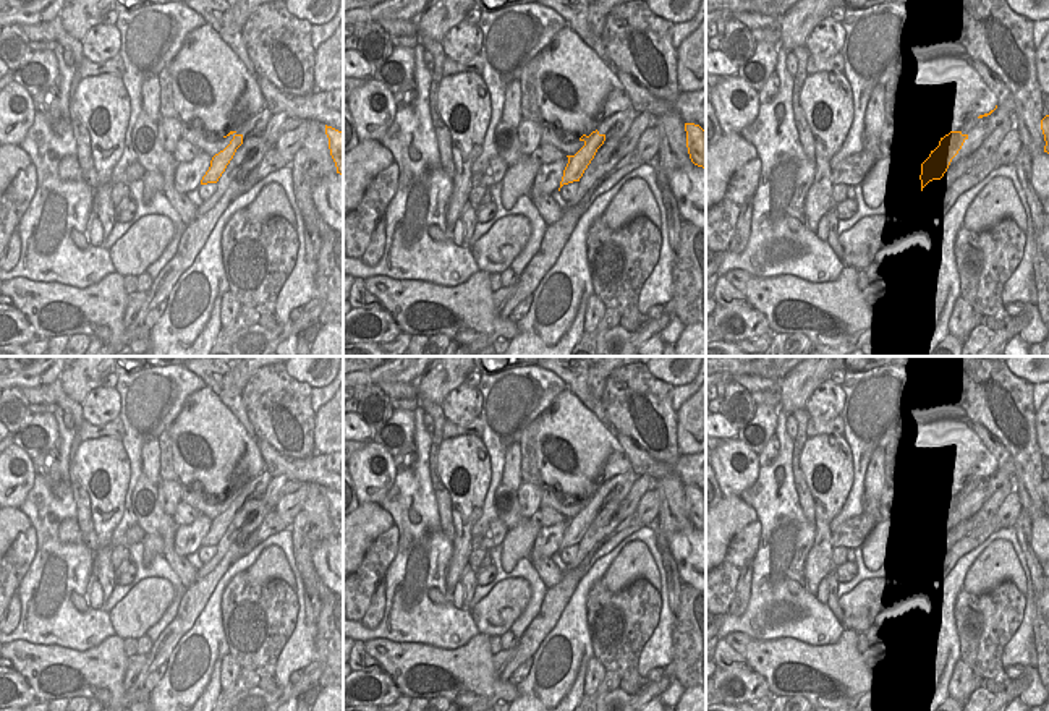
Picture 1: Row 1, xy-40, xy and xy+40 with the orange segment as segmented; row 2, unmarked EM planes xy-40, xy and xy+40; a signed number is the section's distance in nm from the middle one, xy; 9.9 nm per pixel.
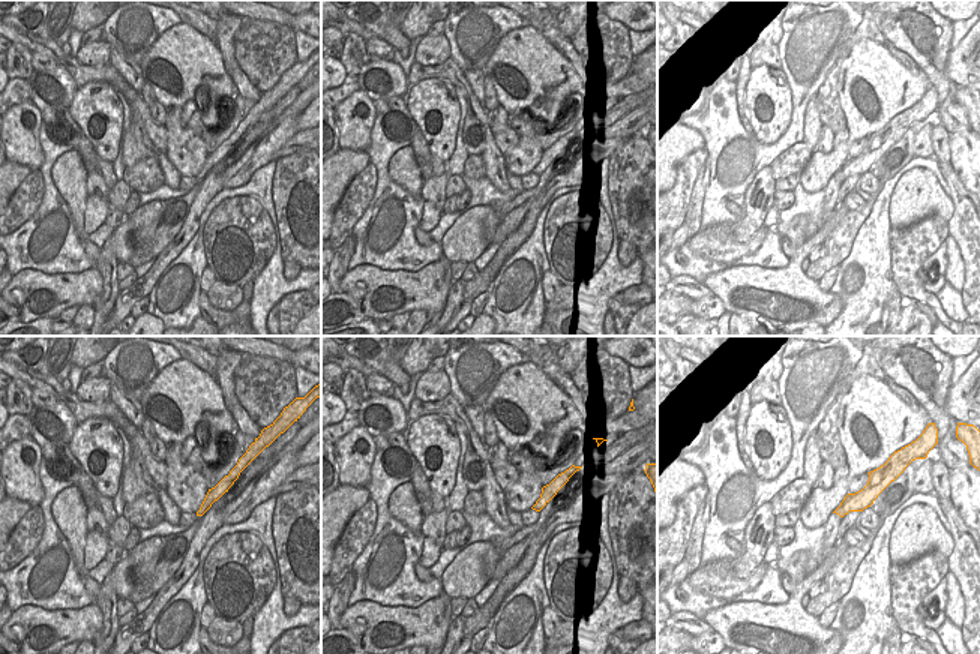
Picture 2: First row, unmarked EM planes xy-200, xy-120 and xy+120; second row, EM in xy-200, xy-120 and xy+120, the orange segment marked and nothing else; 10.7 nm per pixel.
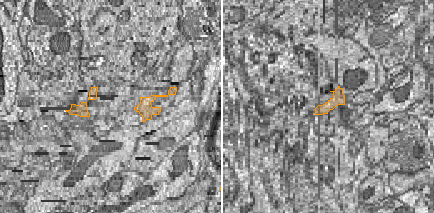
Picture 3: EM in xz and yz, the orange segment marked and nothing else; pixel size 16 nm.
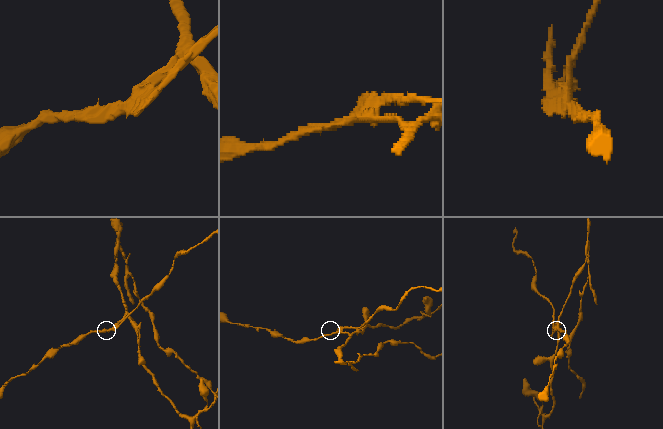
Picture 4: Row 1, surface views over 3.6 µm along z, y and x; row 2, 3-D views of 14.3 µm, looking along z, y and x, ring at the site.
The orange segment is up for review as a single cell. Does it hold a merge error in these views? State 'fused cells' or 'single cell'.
fused cells

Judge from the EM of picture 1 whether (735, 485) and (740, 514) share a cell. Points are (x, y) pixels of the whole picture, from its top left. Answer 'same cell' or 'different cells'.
different cells

